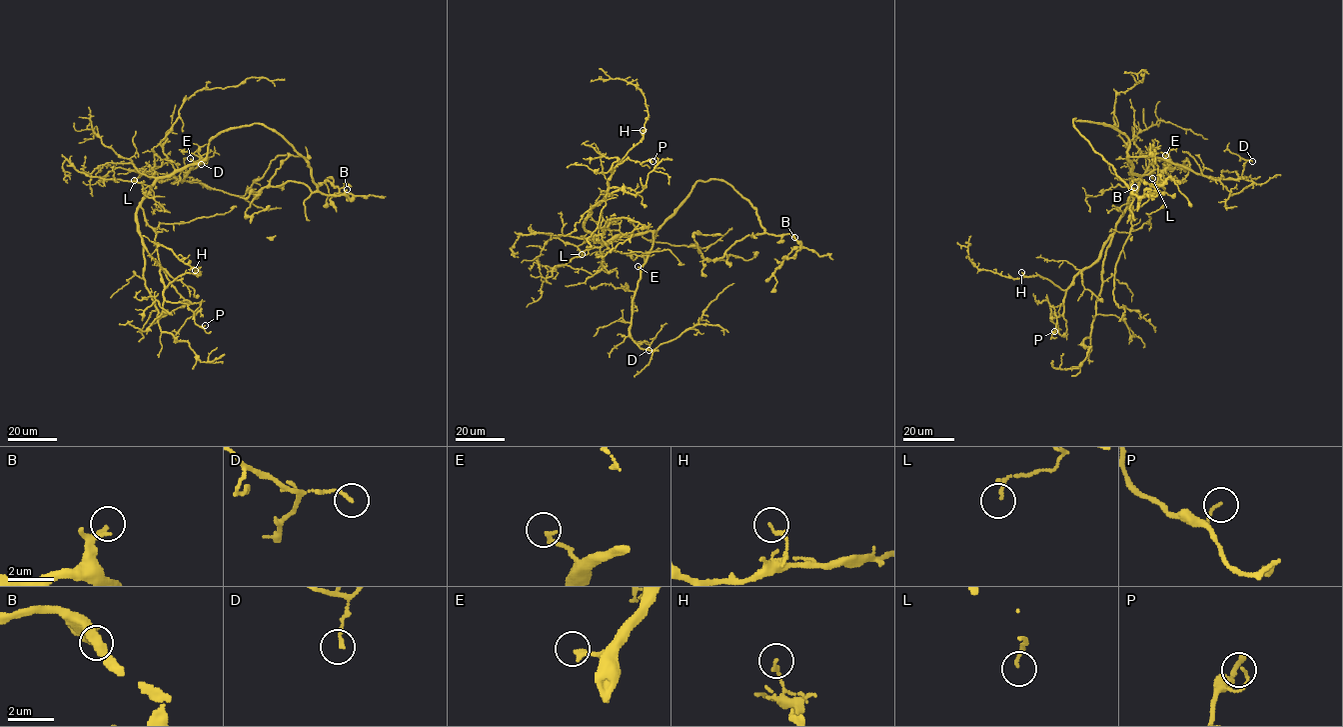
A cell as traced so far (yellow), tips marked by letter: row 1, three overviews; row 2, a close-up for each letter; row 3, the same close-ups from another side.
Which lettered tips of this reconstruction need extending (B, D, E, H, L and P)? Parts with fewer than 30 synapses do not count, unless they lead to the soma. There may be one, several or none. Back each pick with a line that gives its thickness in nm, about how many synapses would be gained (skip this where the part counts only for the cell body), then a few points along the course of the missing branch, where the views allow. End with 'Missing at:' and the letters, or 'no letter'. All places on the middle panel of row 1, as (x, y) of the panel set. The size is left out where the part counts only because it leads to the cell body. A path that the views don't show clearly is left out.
Missing at: no letter

